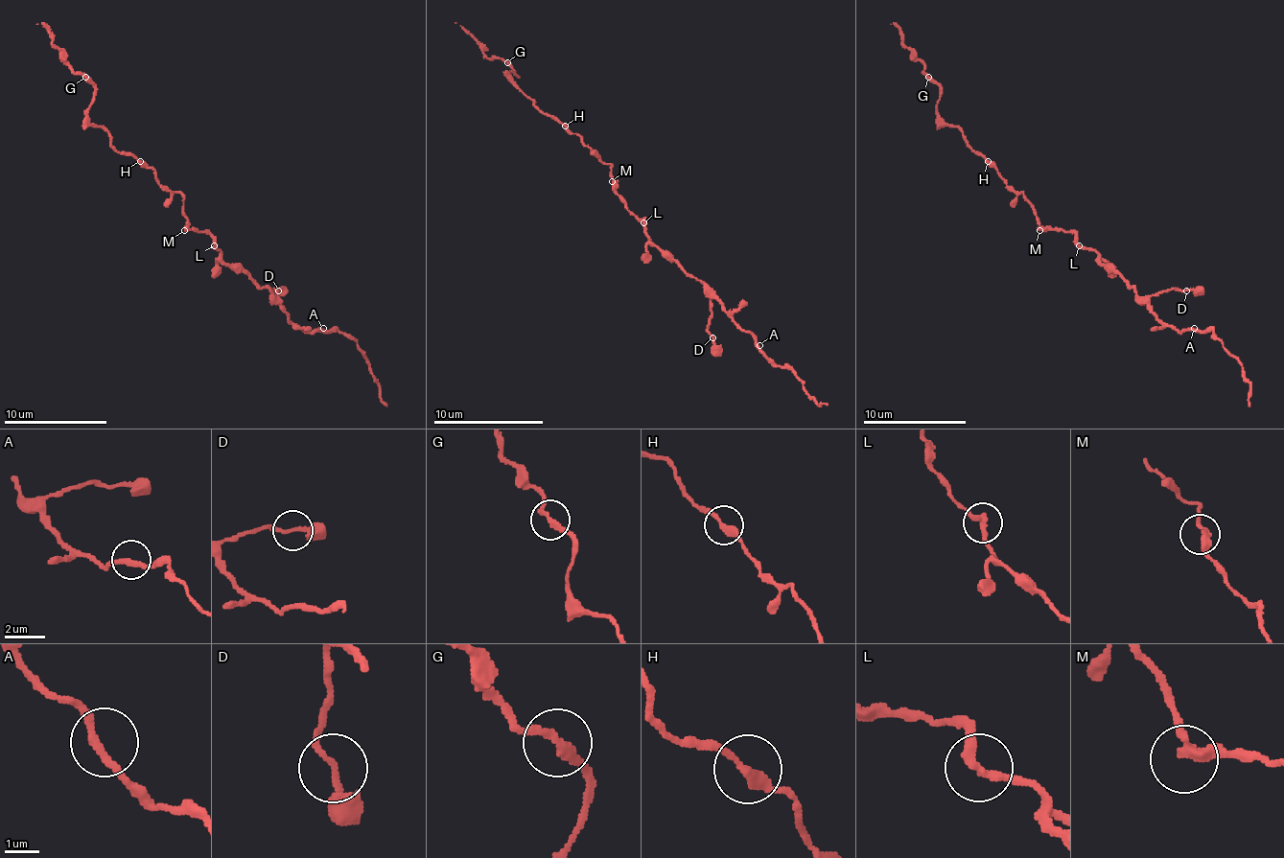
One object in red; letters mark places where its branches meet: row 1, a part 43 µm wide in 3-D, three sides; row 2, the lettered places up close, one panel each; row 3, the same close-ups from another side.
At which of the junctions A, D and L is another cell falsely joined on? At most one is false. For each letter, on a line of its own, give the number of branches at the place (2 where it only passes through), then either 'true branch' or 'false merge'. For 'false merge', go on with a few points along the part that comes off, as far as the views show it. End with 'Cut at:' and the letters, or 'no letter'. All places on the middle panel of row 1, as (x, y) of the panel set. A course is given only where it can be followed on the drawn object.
A: branches 2; true branch
D: branches 2; true branch
L: branches 2; true branch
Cut at: no letter

